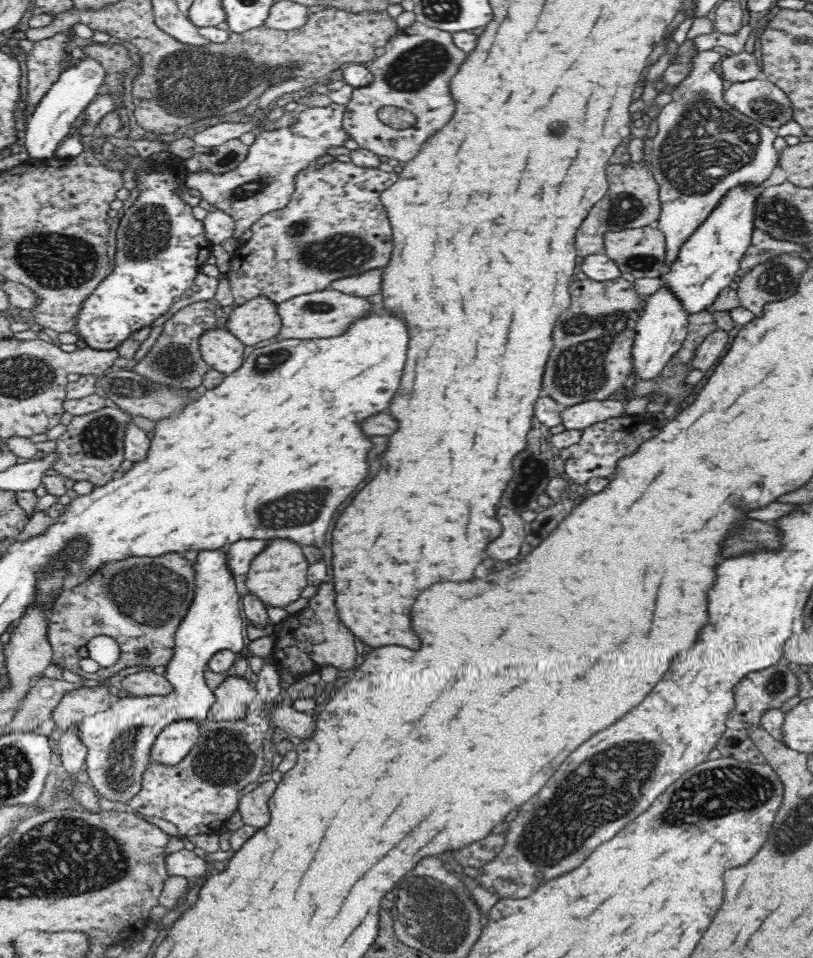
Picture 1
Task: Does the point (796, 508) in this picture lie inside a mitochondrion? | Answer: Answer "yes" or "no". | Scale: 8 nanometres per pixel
no

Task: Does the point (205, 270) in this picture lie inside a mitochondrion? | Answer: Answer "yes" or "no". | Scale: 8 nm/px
no

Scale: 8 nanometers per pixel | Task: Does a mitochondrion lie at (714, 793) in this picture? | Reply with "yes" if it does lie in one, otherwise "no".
yes

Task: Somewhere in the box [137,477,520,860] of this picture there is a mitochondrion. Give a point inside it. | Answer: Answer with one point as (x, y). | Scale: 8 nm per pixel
(225, 758)

